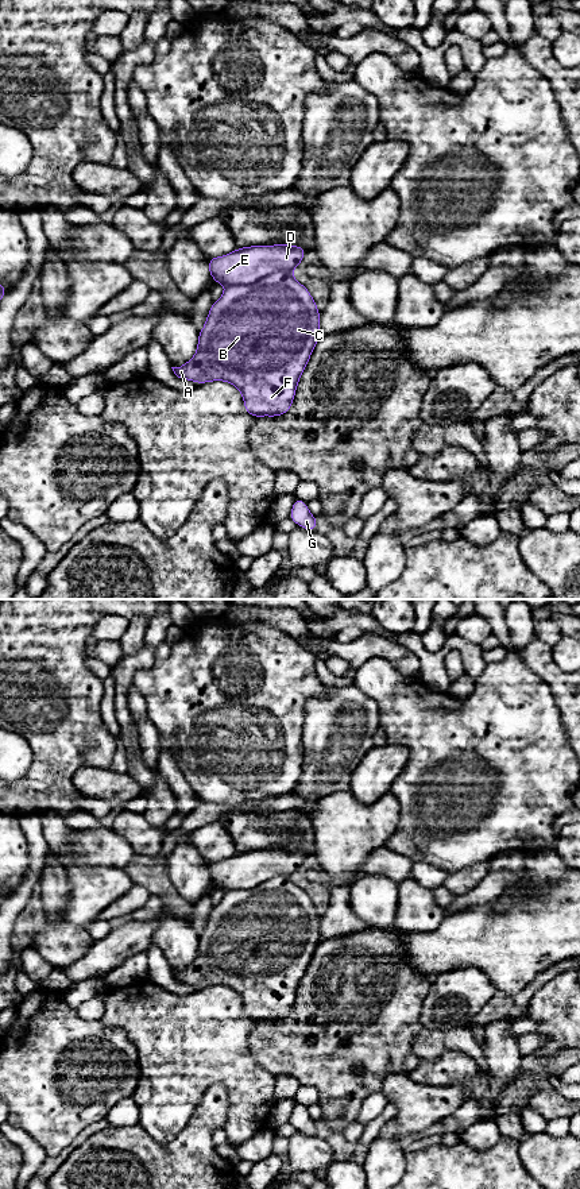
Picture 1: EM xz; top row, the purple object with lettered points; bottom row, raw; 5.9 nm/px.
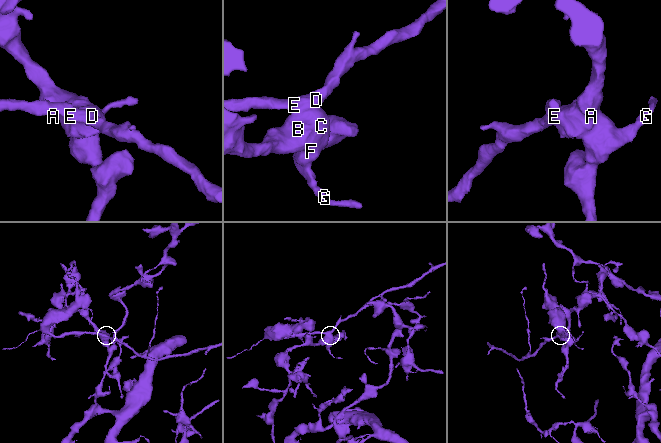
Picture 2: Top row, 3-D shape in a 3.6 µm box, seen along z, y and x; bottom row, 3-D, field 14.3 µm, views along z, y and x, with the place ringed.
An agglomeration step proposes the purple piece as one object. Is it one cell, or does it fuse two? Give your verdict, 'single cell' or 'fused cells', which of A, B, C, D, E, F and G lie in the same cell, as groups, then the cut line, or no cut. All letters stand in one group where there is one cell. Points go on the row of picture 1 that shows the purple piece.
fused cells; A B C F G / D E; cut in xz along (289, 271), (274, 271), (250, 284), (227, 286)

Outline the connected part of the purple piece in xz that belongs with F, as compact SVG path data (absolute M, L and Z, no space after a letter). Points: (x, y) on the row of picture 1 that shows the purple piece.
M289 271L274 273L251 285L227 286L210 306L205 325L198 332L196 355L183 366L171 368L178 378L200 385L213 381L232 383L240 390L245 412L254 418L279 417L291 409L299 377L322 335L320 313L310 292Z

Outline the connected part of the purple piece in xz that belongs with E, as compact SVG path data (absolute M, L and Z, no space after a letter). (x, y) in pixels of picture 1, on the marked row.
M272 244L240 247L208 259L212 279L225 286L251 285L278 271L291 271L306 254L302 246Z

